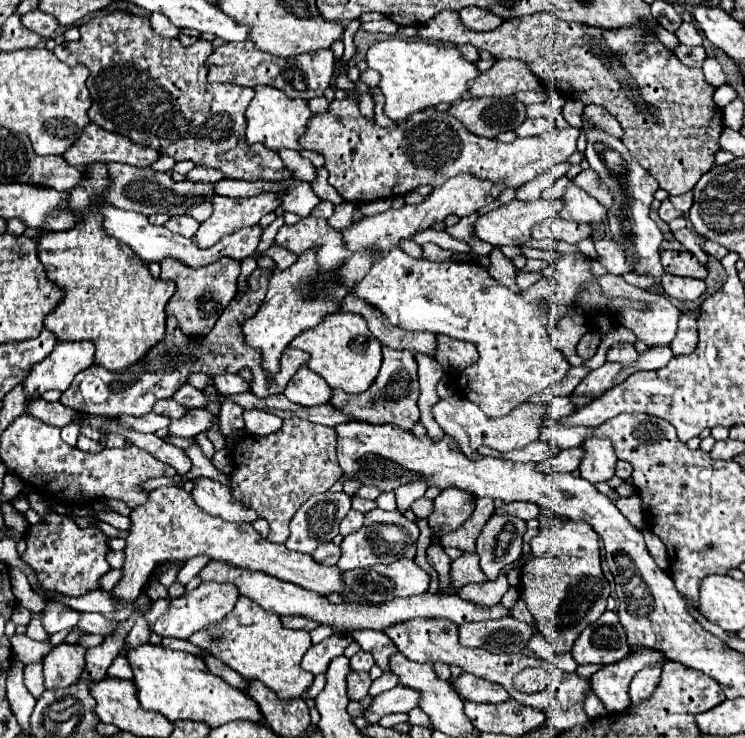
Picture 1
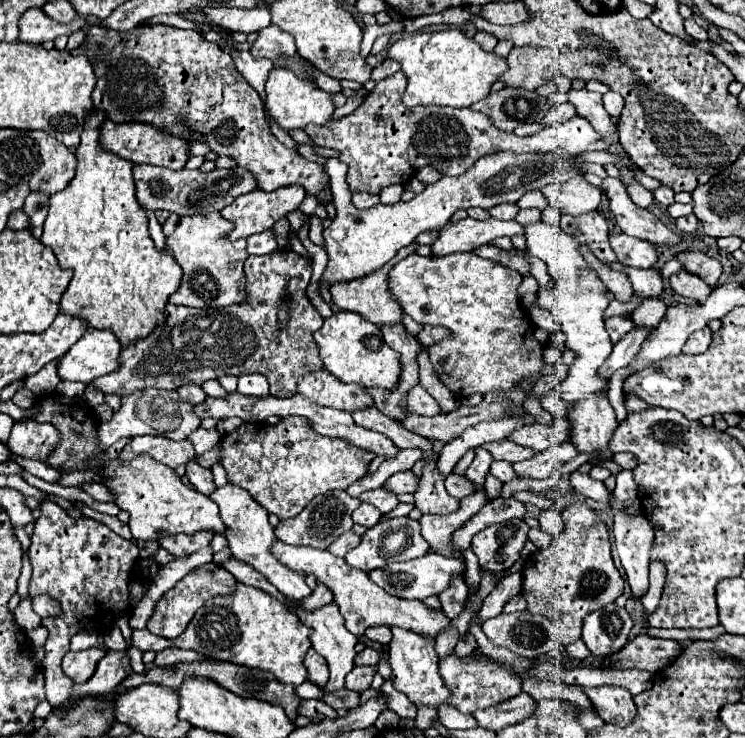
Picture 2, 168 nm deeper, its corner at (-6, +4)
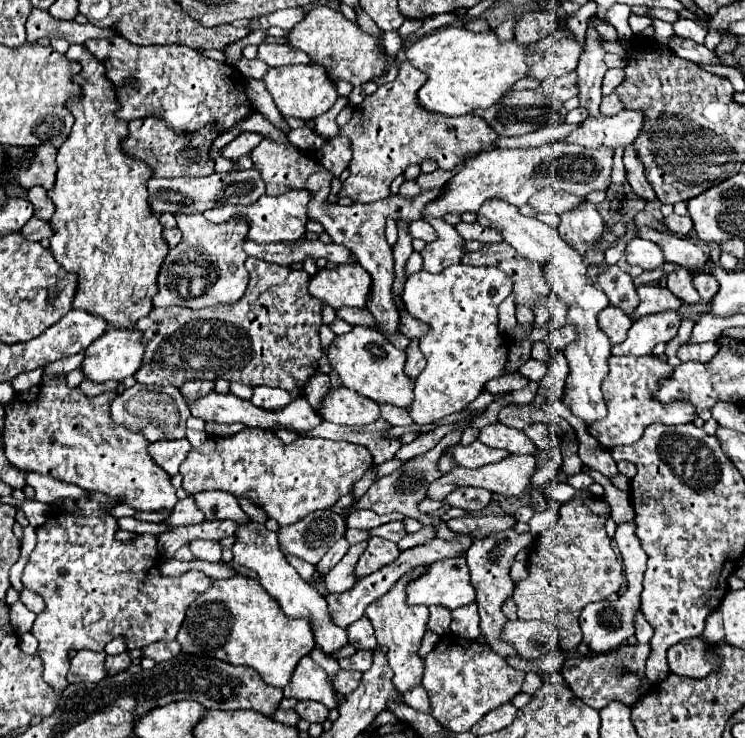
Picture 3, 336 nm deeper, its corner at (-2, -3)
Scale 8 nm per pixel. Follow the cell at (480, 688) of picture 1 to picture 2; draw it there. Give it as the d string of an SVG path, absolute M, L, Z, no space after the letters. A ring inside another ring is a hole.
M450 654L448 658L440 660L440 676L444 678L446 686L452 690L450 704L464 714L472 714L478 708L488 708L492 704L504 702L522 692L522 682L518 676L510 674L508 670L498 670L498 668L490 666L488 662L482 662L482 660L478 662L470 656L456 658L454 654Z

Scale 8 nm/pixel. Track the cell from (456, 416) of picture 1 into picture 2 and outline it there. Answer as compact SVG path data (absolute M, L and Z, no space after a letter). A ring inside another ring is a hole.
M420 384L408 392L408 406L406 408L414 414L420 414L420 416L436 416L441 412L438 402Z

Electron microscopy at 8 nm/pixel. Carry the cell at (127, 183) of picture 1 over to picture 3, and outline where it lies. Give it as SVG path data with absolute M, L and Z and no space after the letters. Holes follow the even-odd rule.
M246 169L238 173L214 173L208 177L174 177L174 179L158 179L152 177L148 181L150 205L156 215L162 213L204 213L218 205L252 205L264 193L264 181L256 169Z

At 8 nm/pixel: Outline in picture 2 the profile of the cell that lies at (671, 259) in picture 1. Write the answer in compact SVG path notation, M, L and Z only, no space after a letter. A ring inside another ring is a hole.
M680 252L680 254L676 254L676 260L680 260L684 270L702 278L708 286L714 288L718 284L720 274L722 274L722 266L716 258L708 256L706 252Z

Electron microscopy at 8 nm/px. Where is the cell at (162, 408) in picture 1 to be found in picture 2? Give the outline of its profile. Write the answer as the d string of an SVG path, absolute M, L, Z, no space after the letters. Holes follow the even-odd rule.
M186 384L186 386L180 386L178 390L178 396L184 400L184 402L190 402L192 406L196 406L196 404L200 404L204 398L206 398L206 394L204 394L204 390L200 388L200 386L192 386L192 384Z

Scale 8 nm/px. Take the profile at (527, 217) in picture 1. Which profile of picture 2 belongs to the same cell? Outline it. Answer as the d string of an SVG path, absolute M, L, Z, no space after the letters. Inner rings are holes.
M464 218L462 222L450 222L440 230L438 240L432 244L432 254L448 256L456 252L470 252L484 244L490 244L494 238L516 234L524 236L524 226L520 226L516 220Z

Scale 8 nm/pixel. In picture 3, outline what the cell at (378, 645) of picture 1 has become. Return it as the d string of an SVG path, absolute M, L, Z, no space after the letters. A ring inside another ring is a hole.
M362 617L356 623L352 623L346 629L346 633L350 637L350 645L354 645L356 649L370 649L372 651L374 647L378 647L378 641L374 637L374 627L370 625L368 617Z

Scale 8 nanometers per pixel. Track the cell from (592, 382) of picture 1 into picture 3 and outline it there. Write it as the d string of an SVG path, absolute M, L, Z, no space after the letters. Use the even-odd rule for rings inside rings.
M660 311L636 319L624 343L612 347L612 355L650 355L654 345L668 343L678 335L678 311Z

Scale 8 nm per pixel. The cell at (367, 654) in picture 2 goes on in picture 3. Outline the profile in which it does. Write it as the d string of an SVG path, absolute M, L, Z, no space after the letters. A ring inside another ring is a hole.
M356 651L352 657L348 659L338 659L340 669L348 669L348 671L368 671L372 665L372 651Z

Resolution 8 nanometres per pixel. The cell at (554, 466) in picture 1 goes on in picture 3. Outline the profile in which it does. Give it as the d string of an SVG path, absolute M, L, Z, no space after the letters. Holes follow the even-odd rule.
M508 455L506 459L494 463L494 465L486 465L482 469L466 469L466 467L454 467L450 473L446 473L442 479L438 479L436 483L432 483L428 487L428 497L430 499L446 499L448 493L452 493L456 487L482 487L490 493L496 495L504 495L504 497L514 497L520 495L522 491L526 491L532 475L536 469L536 461L532 455Z

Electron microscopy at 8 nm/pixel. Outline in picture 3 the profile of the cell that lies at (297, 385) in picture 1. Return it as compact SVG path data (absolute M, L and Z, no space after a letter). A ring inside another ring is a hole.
M340 387L336 391L328 391L322 401L322 417L338 425L368 425L380 417L380 407L352 389Z

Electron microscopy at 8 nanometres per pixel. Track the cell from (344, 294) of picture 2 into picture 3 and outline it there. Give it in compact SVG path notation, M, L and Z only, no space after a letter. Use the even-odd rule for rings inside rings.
M336 265L336 269L318 269L318 273L310 277L308 291L332 309L366 307L370 283L372 279L362 265Z

